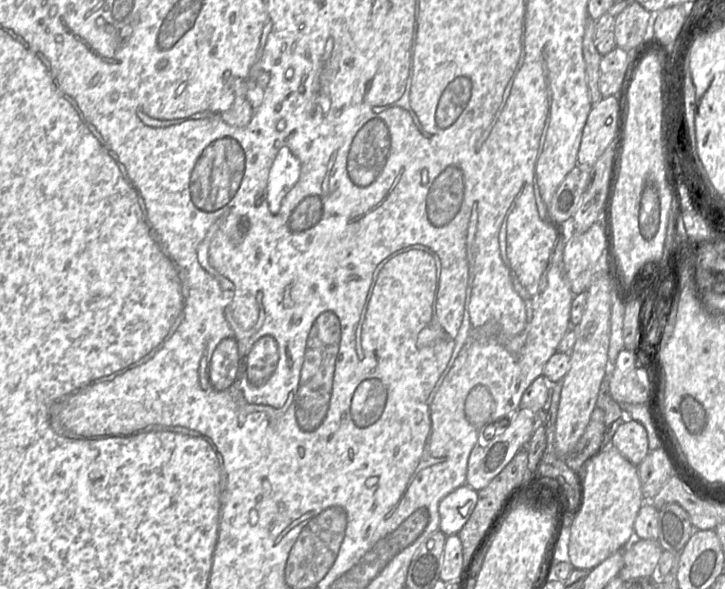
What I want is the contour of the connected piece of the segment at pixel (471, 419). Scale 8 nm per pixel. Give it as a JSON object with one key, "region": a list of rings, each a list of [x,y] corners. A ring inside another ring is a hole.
{"region":[[[483,385],[475,386],[466,398],[464,410],[468,422],[485,435],[488,419],[494,411],[494,399],[489,390]]]}

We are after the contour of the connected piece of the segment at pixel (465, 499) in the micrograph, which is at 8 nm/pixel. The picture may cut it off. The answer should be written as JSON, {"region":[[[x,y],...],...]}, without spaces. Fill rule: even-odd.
{"region":[[[467,484],[445,496],[439,503],[439,530],[446,536],[457,534],[473,512],[478,491]]]}

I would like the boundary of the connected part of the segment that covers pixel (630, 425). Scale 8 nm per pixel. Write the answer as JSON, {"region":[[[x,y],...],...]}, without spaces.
{"region":[[[635,420],[624,422],[617,428],[611,438],[611,445],[635,466],[638,466],[649,452],[647,431]]]}

